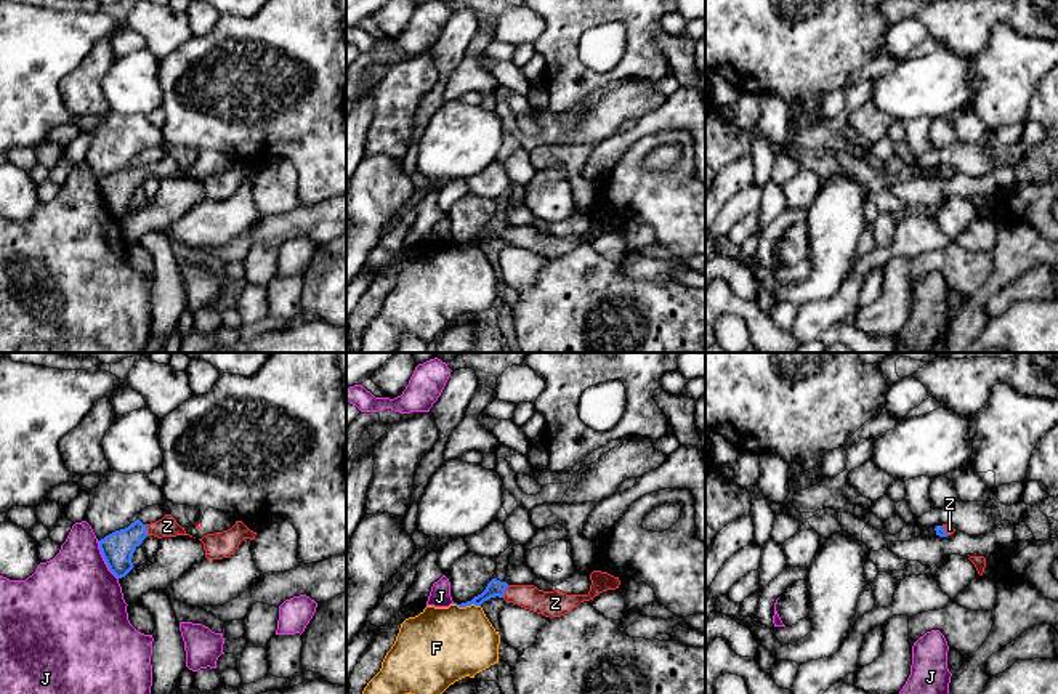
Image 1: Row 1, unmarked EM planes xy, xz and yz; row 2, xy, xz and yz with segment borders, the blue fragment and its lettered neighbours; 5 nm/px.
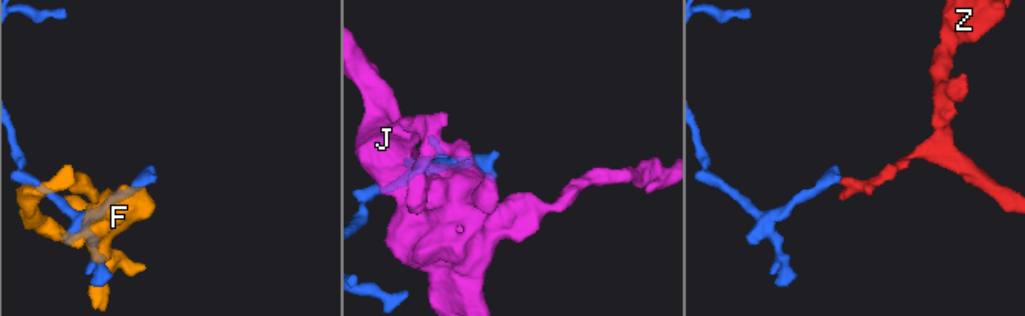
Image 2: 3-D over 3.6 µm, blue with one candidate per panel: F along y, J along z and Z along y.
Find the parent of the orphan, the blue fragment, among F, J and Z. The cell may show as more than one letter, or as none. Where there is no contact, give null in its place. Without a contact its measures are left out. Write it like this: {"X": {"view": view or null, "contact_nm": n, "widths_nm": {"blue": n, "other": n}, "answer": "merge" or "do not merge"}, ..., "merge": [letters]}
{"F": {"view": "xz", "contact_nm": 140, "widths_nm": {"blue": 80, "other": 380}, "answer": "do not merge"}, "J": {"view": "xy", "contact_nm": 220, "widths_nm": {"blue": 170, "other": 460}, "answer": "do not merge"}, "Z": {"view": "xz", "contact_nm": 70, "widths_nm": {"blue": 80, "other": 130}, "answer": "merge"}, "merge": ["Z"]}

